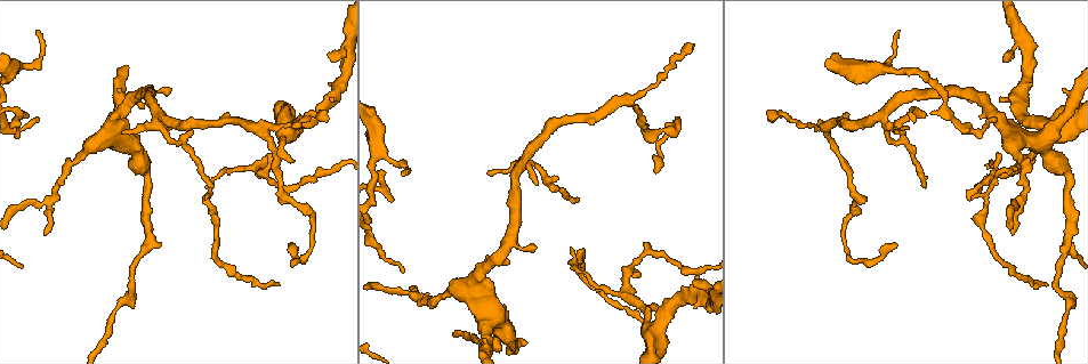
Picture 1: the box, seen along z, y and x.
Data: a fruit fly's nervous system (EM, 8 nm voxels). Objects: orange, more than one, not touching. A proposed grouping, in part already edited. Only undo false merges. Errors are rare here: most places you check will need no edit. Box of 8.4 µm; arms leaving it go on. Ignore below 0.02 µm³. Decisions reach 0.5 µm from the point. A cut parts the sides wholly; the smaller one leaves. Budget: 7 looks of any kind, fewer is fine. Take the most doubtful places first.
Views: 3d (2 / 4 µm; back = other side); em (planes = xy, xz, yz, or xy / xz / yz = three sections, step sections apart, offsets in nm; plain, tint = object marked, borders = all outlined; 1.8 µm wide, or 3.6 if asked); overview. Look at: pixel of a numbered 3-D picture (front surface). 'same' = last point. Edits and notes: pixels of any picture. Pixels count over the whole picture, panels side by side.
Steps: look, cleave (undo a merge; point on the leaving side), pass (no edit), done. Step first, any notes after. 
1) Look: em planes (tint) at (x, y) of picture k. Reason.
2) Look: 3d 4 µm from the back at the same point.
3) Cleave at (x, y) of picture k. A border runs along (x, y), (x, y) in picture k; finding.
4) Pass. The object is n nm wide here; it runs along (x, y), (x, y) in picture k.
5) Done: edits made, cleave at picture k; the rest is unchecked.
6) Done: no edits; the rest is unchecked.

Look: em planes (borders) at (1021, 199) of picture 1. Sharp bend.

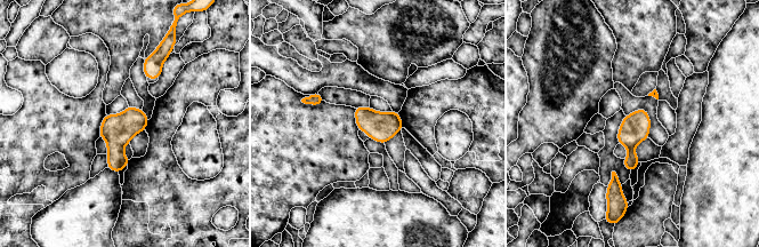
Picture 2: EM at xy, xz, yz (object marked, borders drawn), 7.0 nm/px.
Pass. One neuron here.

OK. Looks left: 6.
Look: em planes (tint) at (824, 131) of picture 1. Three-way junction.

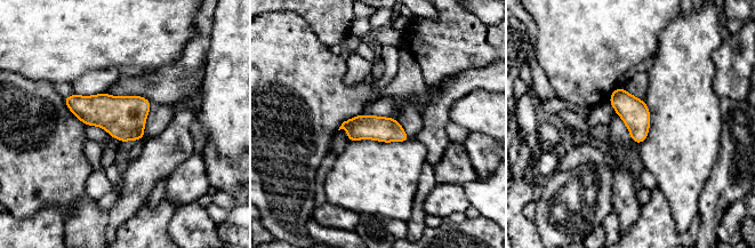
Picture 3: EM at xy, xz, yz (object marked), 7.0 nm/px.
Pass. All the same neuron.

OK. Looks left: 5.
Look: em 3.6 µm planes (borders) at (978, 187) of picture 1. Abrupt turn.

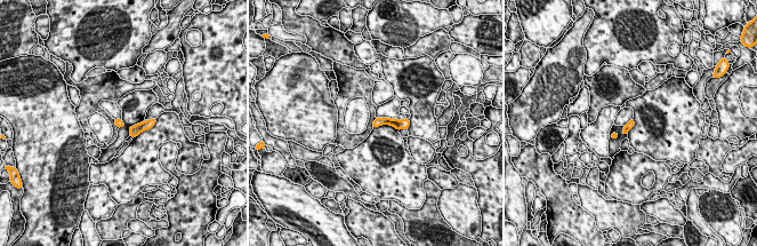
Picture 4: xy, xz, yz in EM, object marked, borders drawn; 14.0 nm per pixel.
Pass. One neuron here.

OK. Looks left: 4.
Done: no edits; the rest is unchecked.

